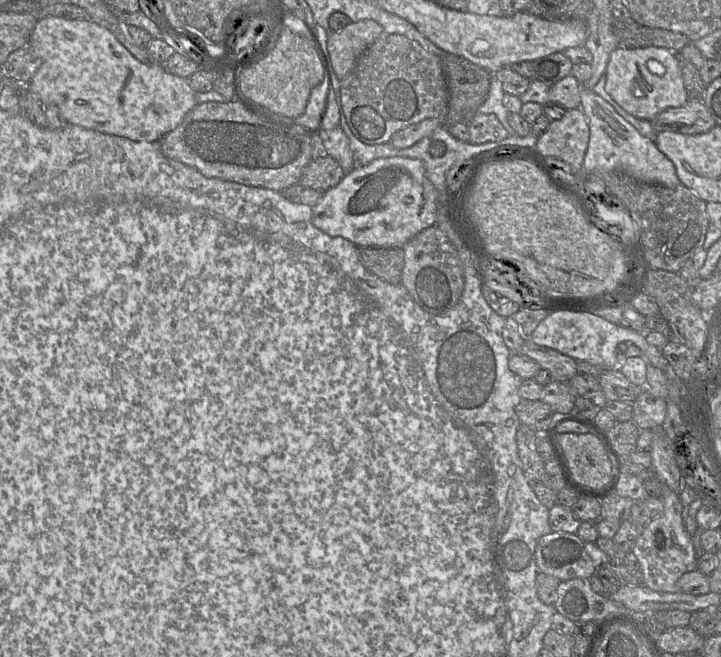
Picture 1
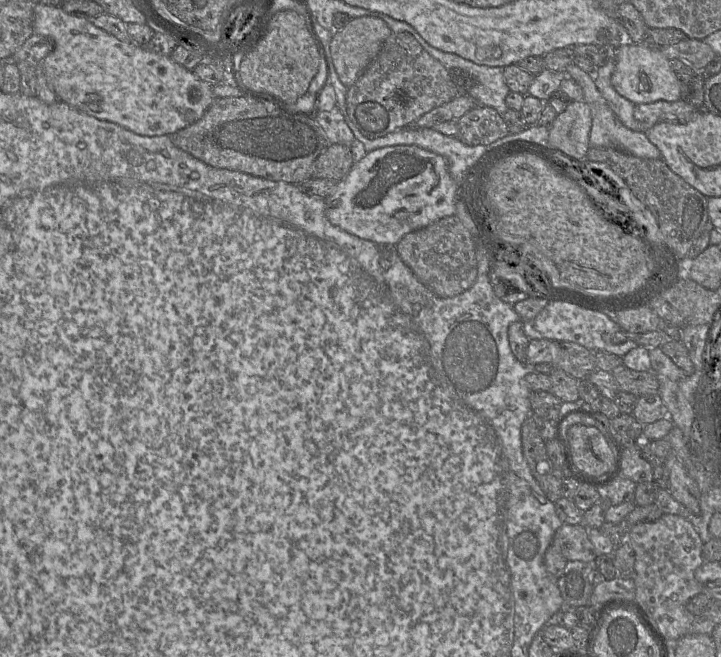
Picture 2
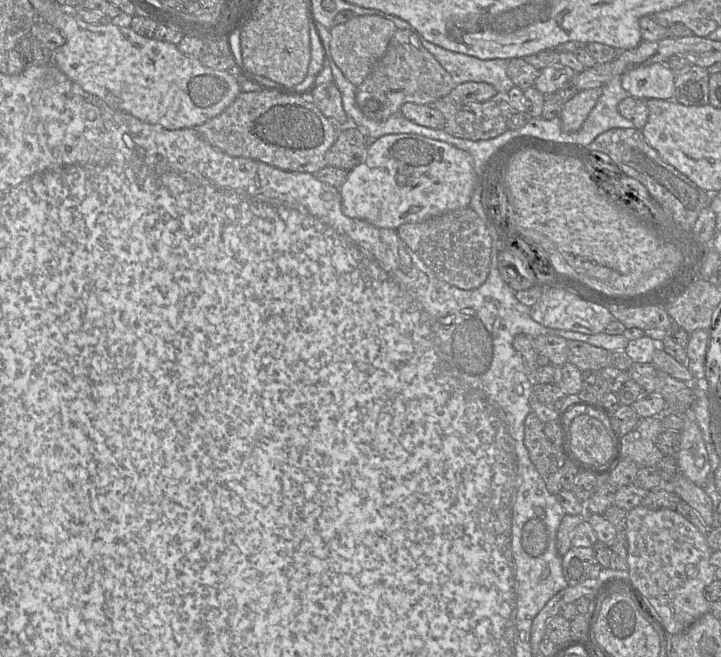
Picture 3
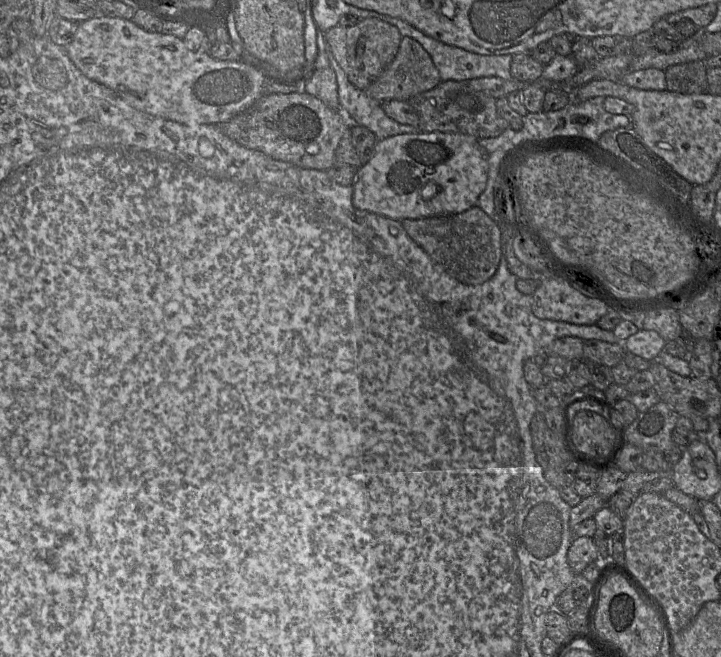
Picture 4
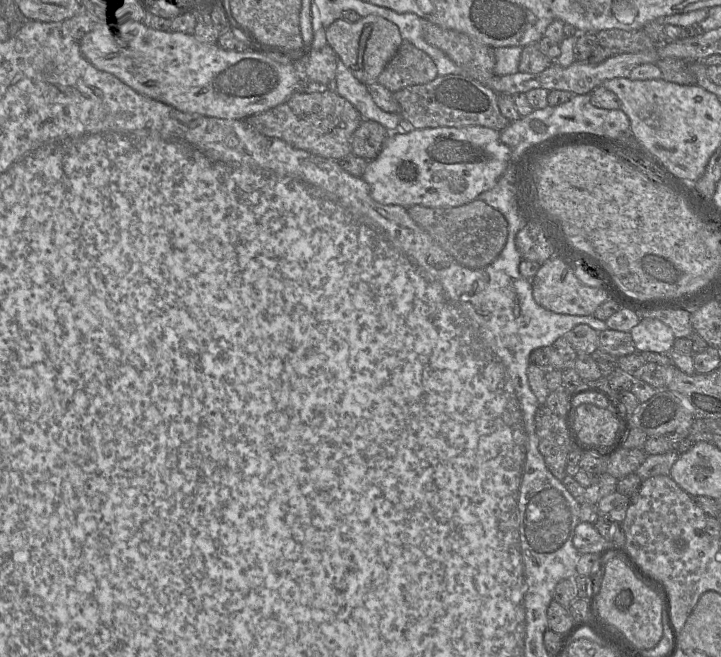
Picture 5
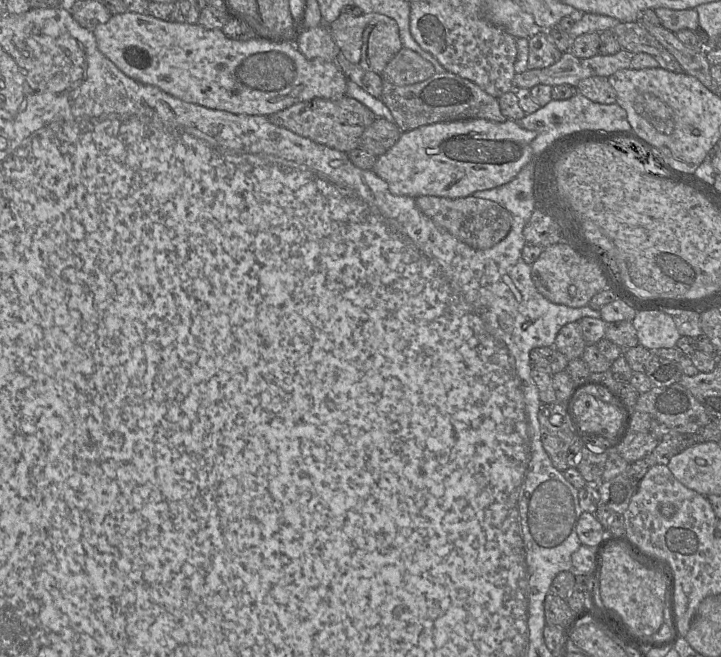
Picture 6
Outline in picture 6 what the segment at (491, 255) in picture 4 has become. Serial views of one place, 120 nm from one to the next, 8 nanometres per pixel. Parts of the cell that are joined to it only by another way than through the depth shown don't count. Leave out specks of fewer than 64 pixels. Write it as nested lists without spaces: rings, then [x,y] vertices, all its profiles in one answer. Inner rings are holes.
[[[420,196],[415,198],[415,202],[419,210],[437,226],[477,250],[492,248],[508,235],[512,227],[510,212],[491,200],[474,196],[462,198]]]

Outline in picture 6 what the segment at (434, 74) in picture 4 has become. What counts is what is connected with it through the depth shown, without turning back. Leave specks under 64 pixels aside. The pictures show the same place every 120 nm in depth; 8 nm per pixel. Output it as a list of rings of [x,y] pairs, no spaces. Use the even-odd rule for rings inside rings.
[[[402,47],[380,74],[383,81],[397,86],[422,82],[436,74],[433,65],[418,53]]]

